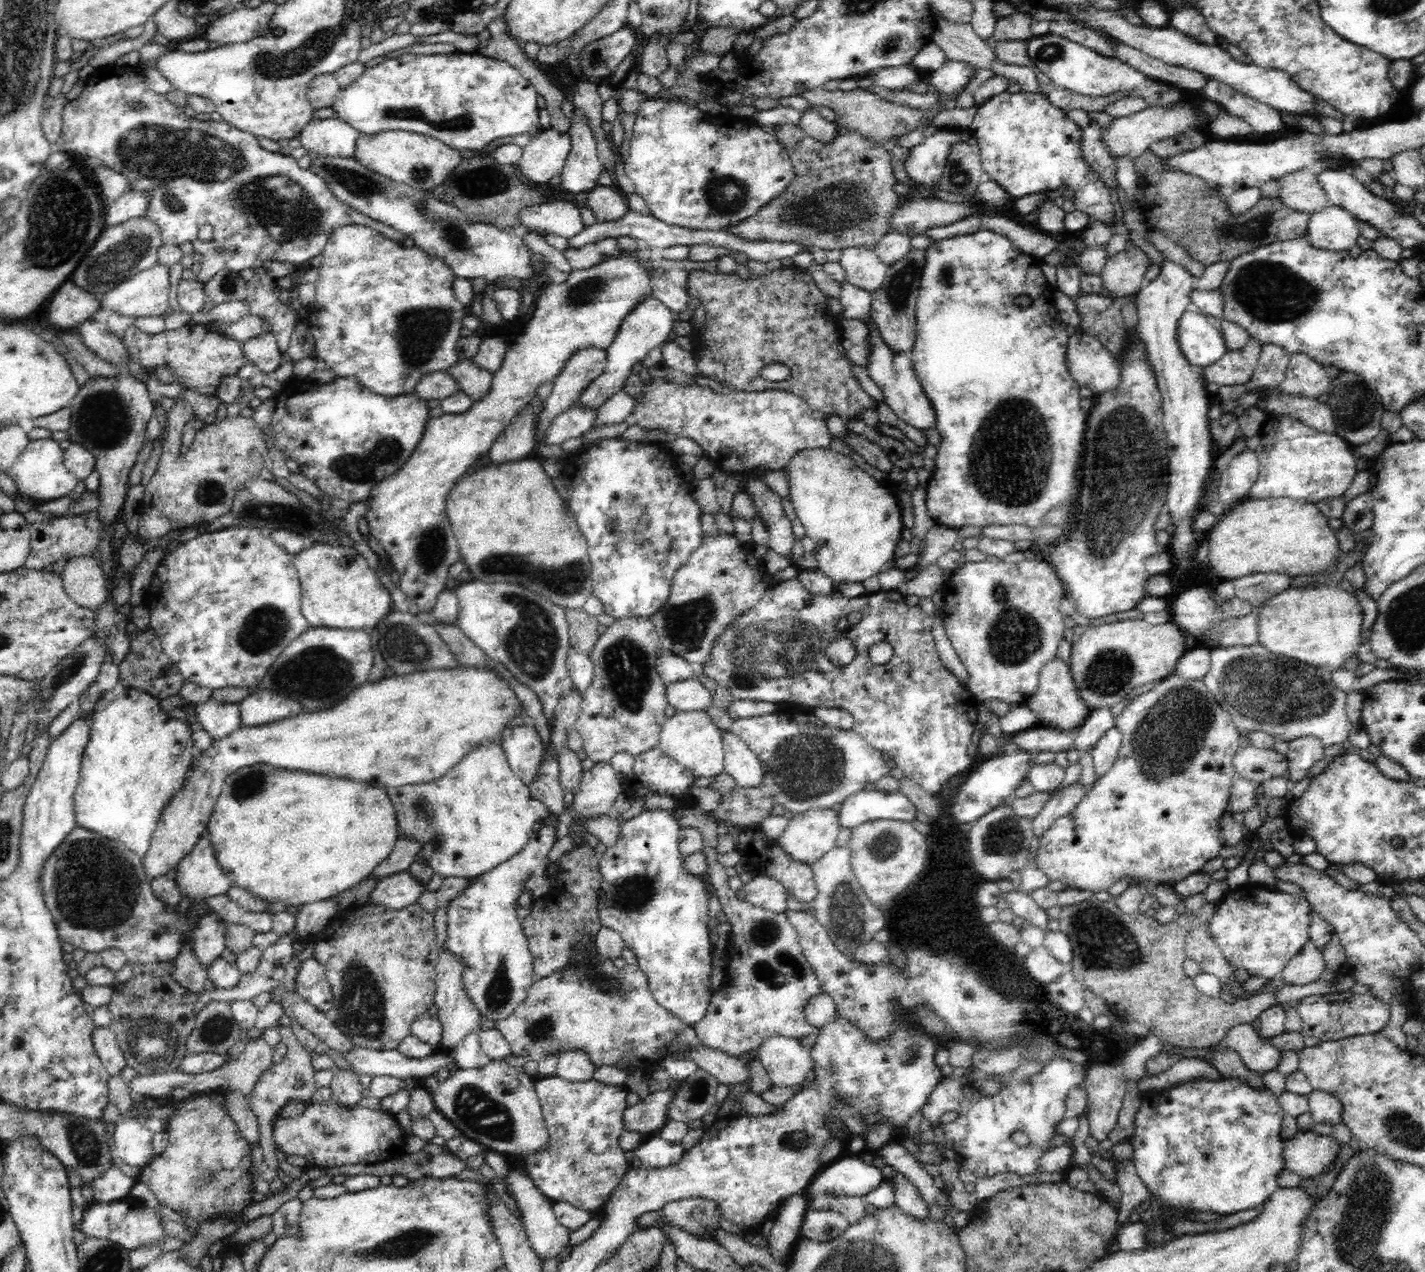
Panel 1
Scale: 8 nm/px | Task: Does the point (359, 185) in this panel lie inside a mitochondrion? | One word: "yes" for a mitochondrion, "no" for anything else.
yes

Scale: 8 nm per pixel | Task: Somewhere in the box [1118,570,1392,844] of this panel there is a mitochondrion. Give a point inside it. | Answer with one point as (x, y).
(1257, 686)

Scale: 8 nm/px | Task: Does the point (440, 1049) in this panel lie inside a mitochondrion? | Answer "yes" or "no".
no

